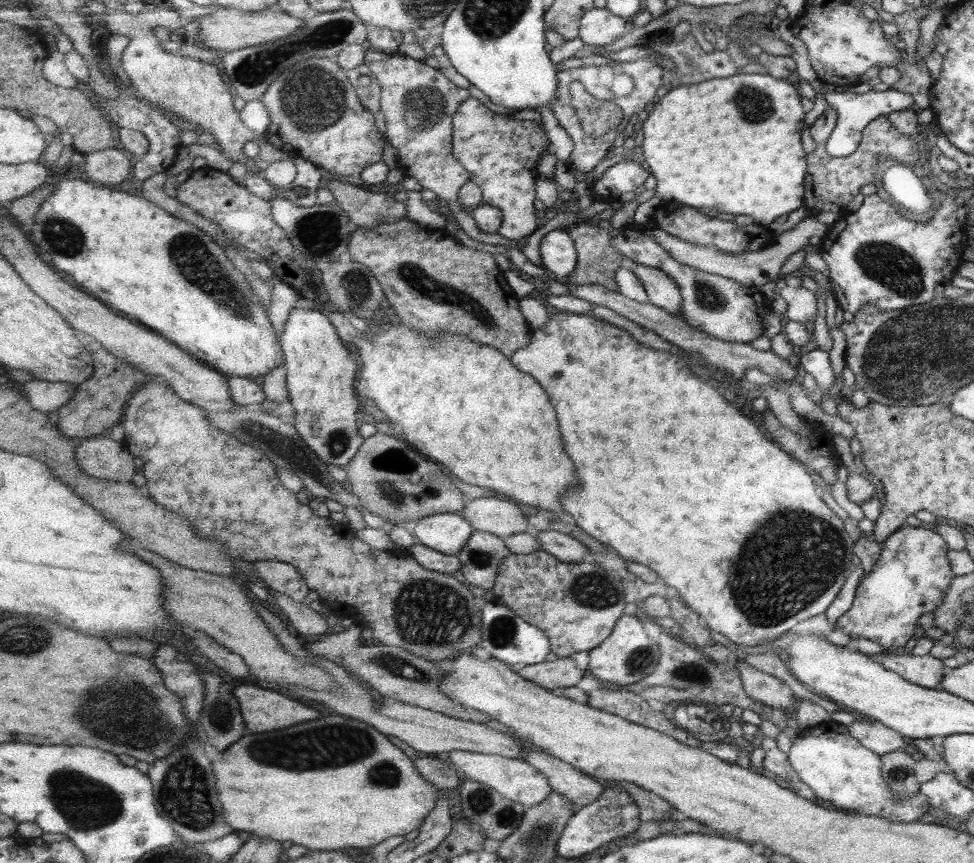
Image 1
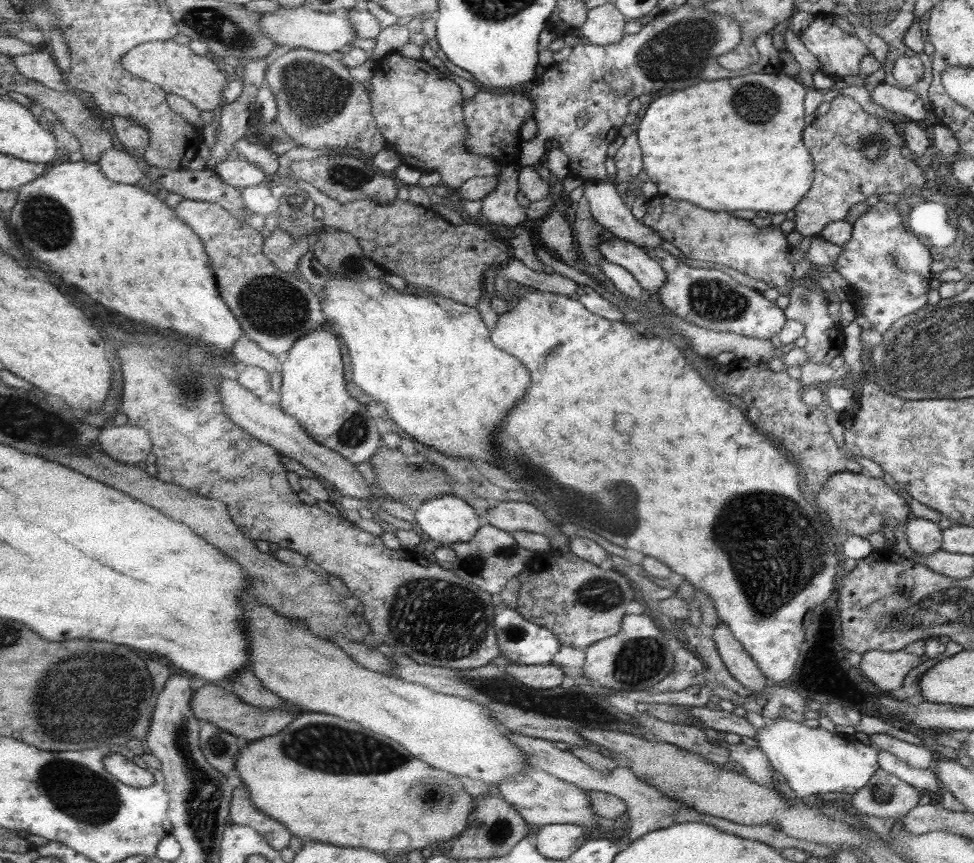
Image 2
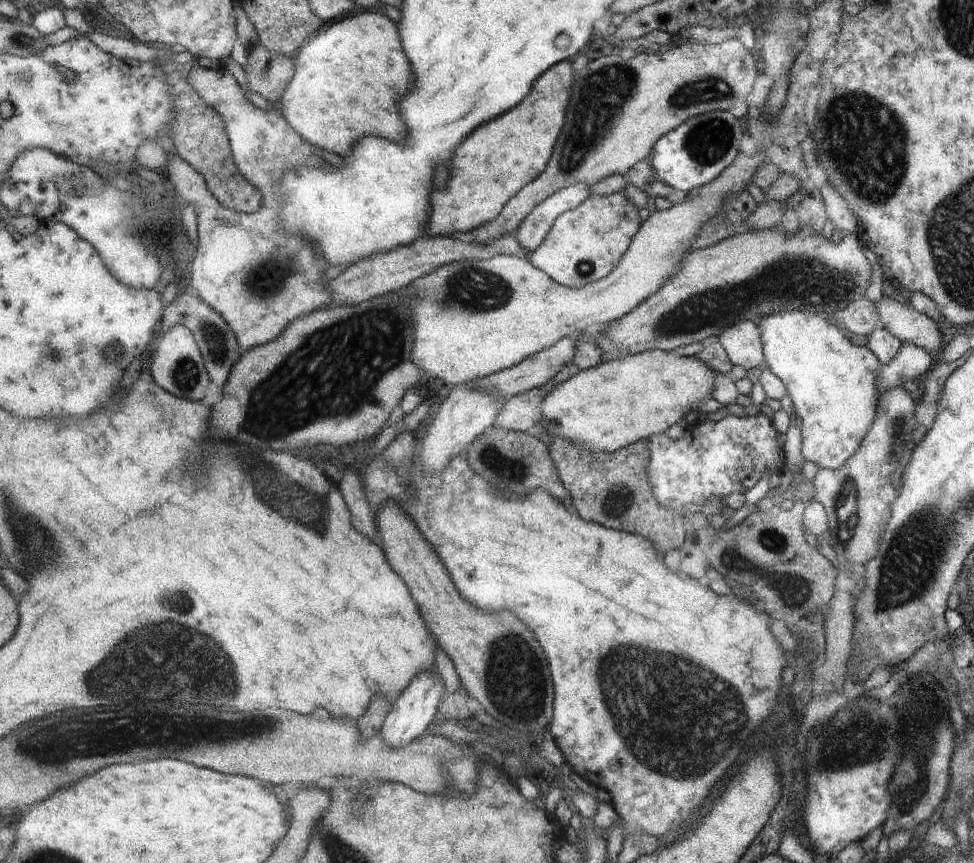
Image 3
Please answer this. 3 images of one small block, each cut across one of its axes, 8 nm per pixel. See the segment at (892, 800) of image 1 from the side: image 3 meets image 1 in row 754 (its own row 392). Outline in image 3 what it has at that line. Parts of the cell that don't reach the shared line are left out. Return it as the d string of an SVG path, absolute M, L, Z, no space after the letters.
M793 306L791 309L784 309L779 313L771 314L766 317L761 317L755 324L760 330L760 341L762 344L762 351L765 359L765 366L783 383L786 390L786 395L789 396L793 403L793 410L795 410L795 419L798 420L801 435L800 453L805 461L809 461L817 465L819 469L835 470L841 468L847 462L847 459L859 448L861 441L865 438L868 430L871 428L875 418L875 411L877 408L876 397L876 377L880 362L873 356L873 353L865 346L860 347L853 345L849 339L843 336L837 330L830 318L821 316L819 313L815 314L808 310L800 311Z

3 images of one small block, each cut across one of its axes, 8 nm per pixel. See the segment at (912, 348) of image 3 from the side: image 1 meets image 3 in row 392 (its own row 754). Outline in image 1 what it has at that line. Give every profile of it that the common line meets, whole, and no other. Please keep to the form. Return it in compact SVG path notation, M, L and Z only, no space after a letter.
M857 719L846 726L845 730L851 737L858 740L863 748L879 756L901 749L906 743L906 738L877 721L867 722Z

